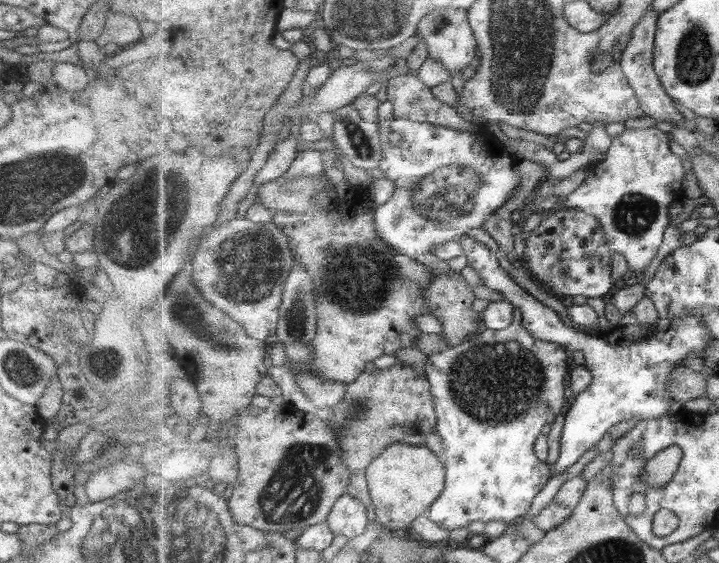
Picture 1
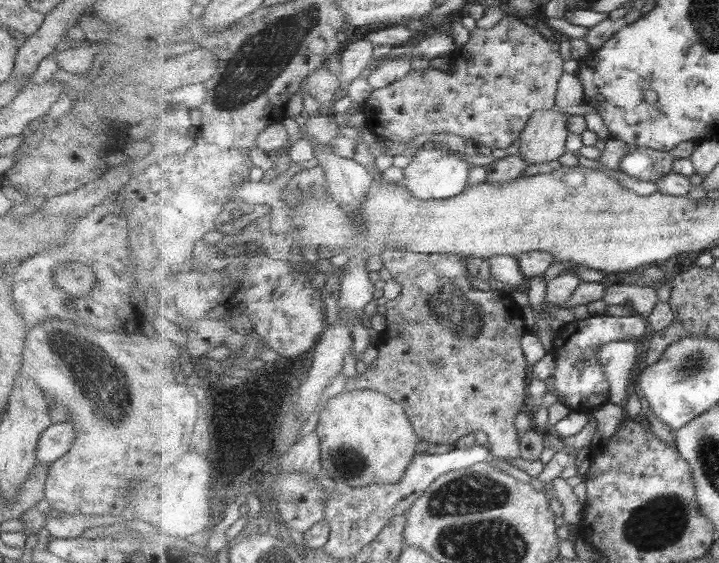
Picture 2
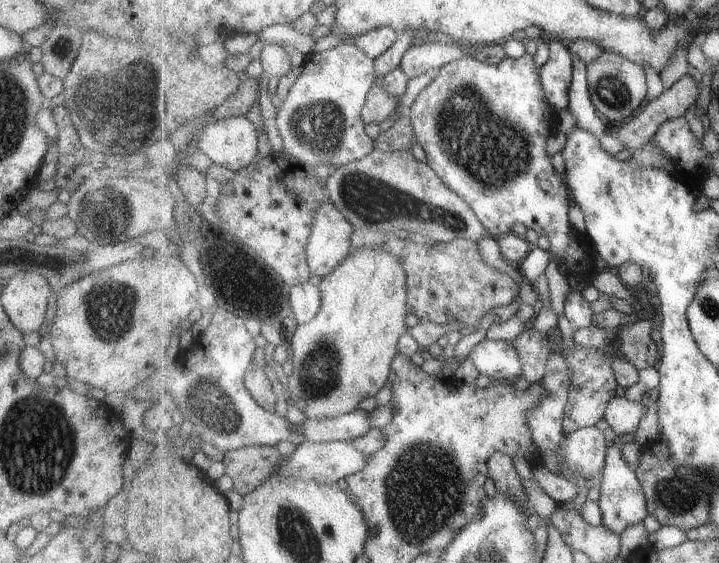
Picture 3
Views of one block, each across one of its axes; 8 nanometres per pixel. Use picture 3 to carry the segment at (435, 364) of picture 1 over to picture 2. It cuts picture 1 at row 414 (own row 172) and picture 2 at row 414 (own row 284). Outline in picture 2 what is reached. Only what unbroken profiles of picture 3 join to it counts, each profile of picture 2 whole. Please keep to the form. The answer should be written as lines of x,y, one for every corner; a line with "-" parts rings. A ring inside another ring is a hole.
631,314
628,316
609,316
609,315
592,315
588,319
575,319
574,321
565,324
560,331
557,332
553,340
553,352
556,355
557,368
556,373
553,378
547,380
547,392
555,392
559,396
559,400
570,406
573,411
585,413
587,415
593,416
599,407
610,402
611,398
611,388
610,382
599,364
597,353
601,346
609,344
615,341
633,341
635,343
639,342
645,334
647,334
647,329
651,328
647,321
647,316
641,316
640,314
-
584,360
584,367
579,368
576,364

